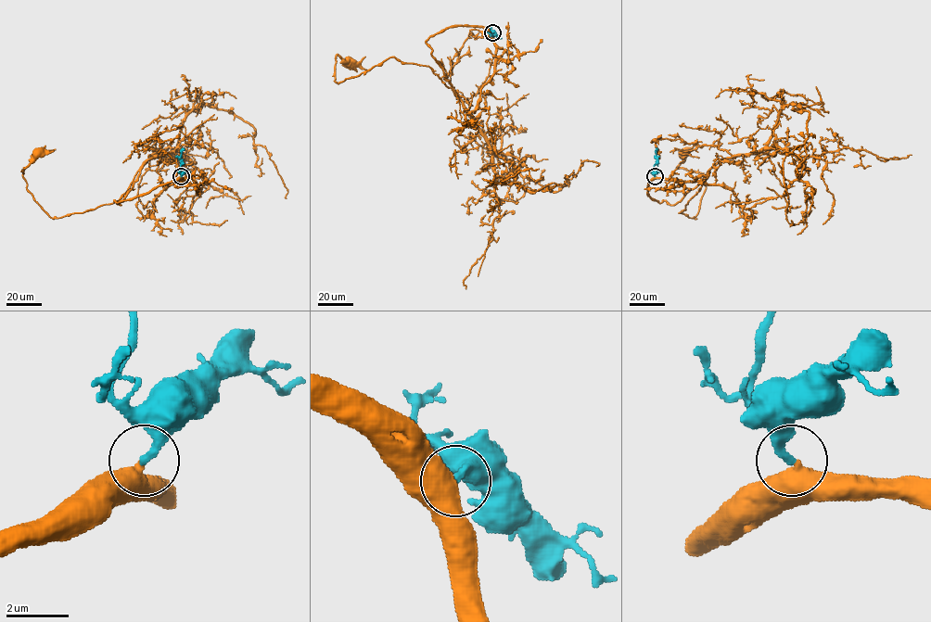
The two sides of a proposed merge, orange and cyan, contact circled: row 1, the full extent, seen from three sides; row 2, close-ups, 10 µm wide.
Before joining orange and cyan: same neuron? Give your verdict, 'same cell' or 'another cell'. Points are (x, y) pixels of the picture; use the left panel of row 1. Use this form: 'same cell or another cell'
same cell

